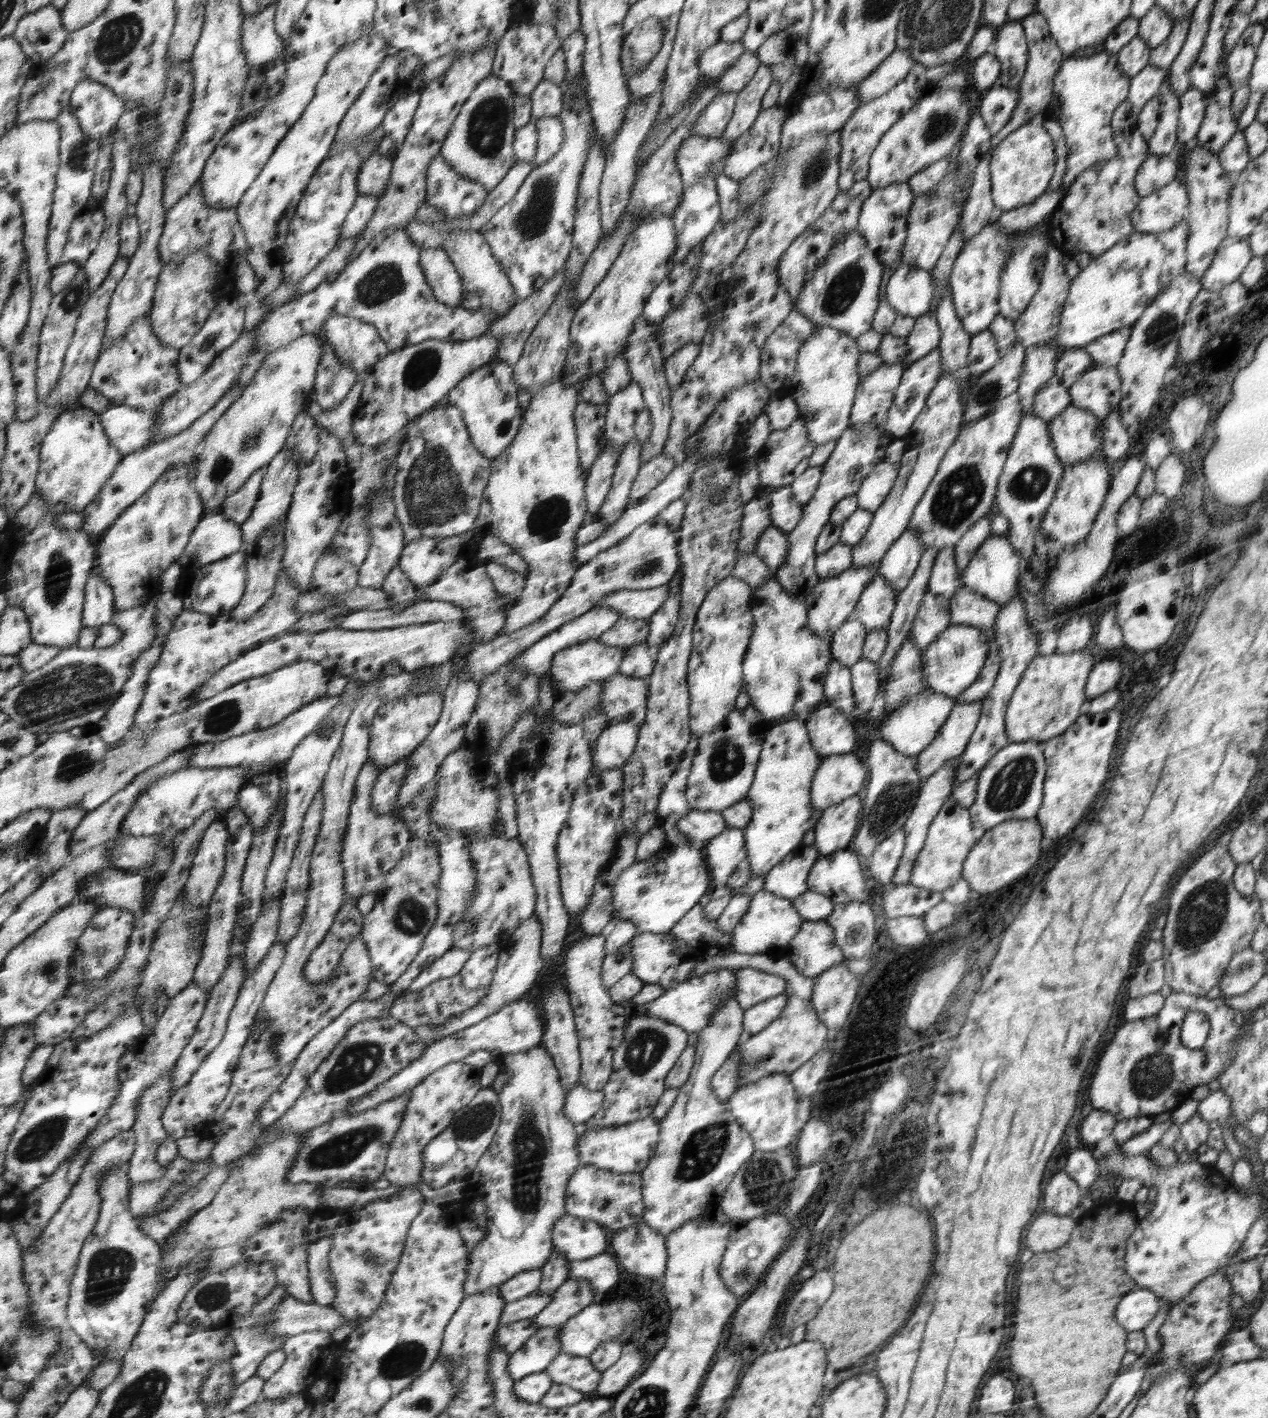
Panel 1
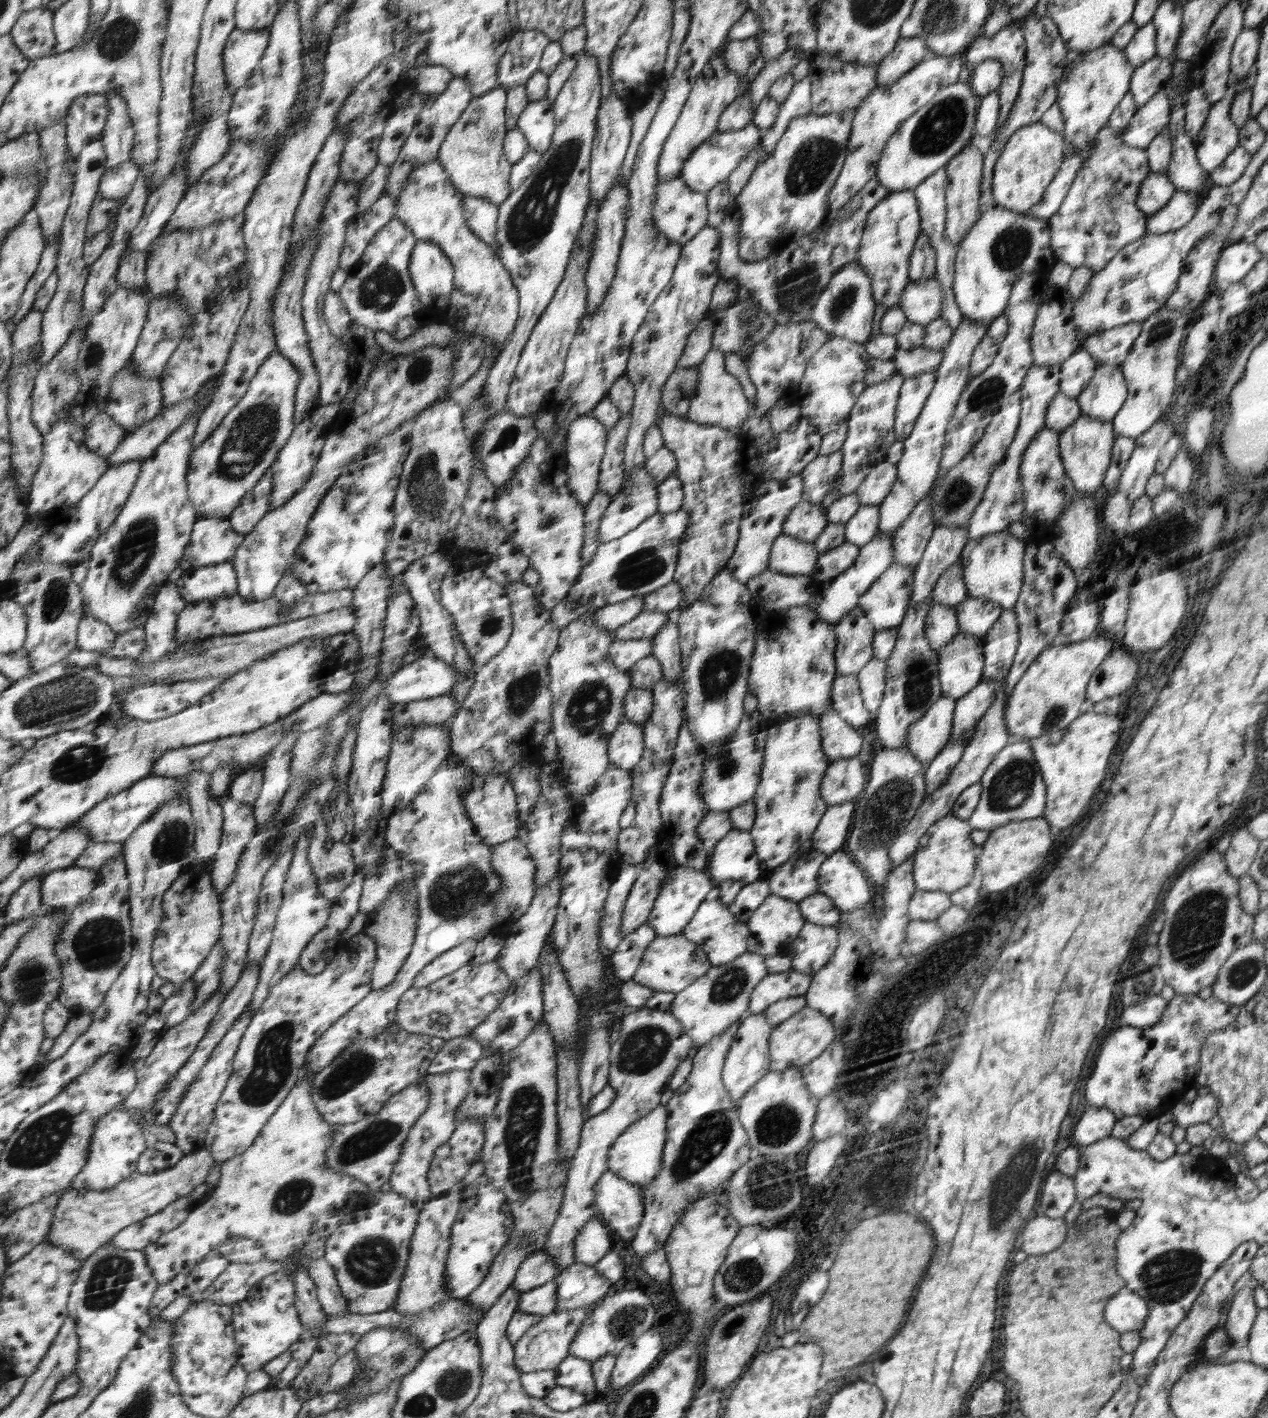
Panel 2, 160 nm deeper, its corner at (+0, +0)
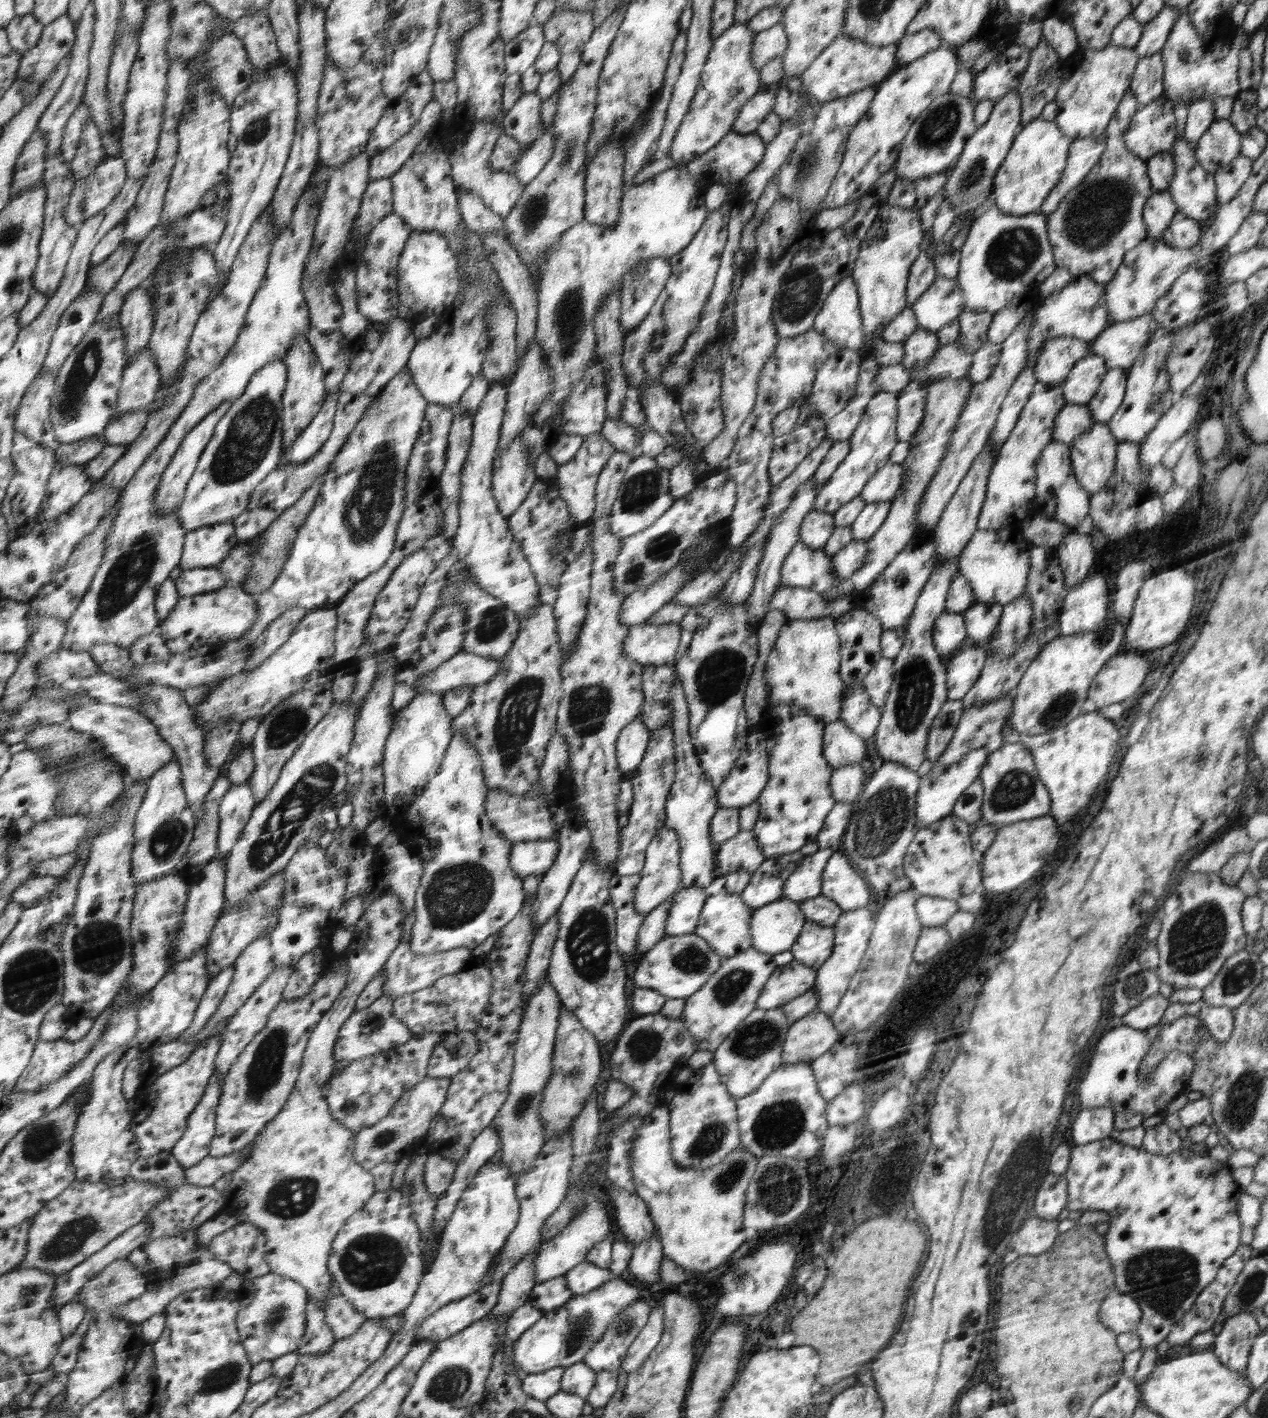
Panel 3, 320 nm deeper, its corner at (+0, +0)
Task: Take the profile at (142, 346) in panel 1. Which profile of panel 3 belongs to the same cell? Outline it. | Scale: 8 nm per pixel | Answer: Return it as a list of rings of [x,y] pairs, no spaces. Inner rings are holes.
[[[150,410],[140,412],[129,412],[123,414],[118,420],[114,420],[106,430],[107,439],[110,445],[126,446],[136,442],[140,435],[147,429],[151,422]]]

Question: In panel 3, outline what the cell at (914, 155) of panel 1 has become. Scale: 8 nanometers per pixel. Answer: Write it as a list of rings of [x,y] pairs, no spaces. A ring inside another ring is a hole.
[[[951,90],[934,99],[912,123],[900,143],[896,163],[892,165],[892,170],[896,172],[896,180],[916,182],[948,171],[958,164],[967,142],[979,130],[974,117],[975,105],[970,96],[962,96]]]

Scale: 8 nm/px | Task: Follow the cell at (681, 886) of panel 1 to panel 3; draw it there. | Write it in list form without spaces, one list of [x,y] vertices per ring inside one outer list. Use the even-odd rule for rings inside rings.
[[[686,886],[673,895],[674,902],[665,922],[666,934],[678,937],[682,934],[694,933],[708,898],[705,888]]]

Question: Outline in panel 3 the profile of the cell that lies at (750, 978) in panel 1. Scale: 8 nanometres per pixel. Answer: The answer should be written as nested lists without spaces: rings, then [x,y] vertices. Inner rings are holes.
[[[797,960],[783,964],[780,974],[776,974],[772,982],[767,982],[768,990],[764,990],[764,998],[760,998],[760,1009],[780,1008],[809,990],[814,990],[817,976],[817,969]]]

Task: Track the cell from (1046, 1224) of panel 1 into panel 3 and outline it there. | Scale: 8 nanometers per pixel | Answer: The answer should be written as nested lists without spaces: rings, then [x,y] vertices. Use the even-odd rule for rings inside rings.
[[[1029,1218],[1014,1234],[1012,1251],[1032,1257],[1047,1253],[1059,1238],[1058,1224],[1057,1219]]]

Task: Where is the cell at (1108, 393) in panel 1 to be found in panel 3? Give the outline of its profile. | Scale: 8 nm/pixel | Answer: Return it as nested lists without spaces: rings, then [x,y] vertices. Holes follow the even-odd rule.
[[[1108,368],[1103,382],[1086,405],[1098,423],[1107,423],[1122,404],[1127,387],[1127,370]]]

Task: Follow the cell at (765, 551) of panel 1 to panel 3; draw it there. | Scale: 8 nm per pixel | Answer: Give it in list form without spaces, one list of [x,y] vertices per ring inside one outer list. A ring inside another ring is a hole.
[[[798,541],[783,560],[780,581],[783,586],[813,588],[825,596],[839,581],[842,580],[835,573],[832,556],[823,549],[813,549]]]

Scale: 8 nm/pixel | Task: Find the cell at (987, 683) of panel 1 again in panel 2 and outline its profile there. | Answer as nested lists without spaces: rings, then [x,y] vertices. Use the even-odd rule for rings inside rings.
[[[1003,609],[995,627],[984,635],[986,668],[984,681],[1004,679],[1010,673],[1018,649],[1018,622],[1015,610]]]

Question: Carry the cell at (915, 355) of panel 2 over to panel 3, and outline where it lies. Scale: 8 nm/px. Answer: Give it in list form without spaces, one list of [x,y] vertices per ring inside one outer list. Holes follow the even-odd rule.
[[[956,343],[940,346],[934,357],[923,368],[911,370],[912,380],[926,377],[960,379],[970,372],[975,351],[958,346]]]

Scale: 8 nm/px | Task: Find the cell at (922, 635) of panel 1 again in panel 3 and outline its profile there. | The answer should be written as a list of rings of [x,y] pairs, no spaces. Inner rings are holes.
[[[942,613],[934,627],[935,650],[946,660],[952,658],[967,639],[966,620],[961,613]]]

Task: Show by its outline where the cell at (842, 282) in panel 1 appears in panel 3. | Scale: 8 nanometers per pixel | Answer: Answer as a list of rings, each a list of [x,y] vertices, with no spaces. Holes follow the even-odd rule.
[[[851,276],[838,282],[816,315],[813,329],[837,347],[858,349],[864,345],[858,287]]]

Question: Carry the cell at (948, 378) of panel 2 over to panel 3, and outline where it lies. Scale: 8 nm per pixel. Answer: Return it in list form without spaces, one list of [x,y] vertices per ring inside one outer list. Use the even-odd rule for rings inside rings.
[[[965,308],[958,316],[960,332],[956,344],[976,351],[987,341],[992,317],[993,312]]]

